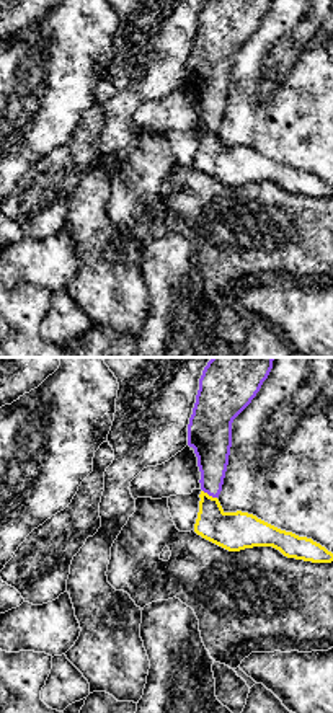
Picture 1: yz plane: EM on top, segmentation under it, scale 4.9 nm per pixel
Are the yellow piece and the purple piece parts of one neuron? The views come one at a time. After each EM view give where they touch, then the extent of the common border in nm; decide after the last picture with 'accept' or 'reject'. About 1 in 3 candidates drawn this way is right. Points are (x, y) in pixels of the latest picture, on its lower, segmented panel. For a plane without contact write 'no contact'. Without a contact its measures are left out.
meets yellow at (208, 495); contact 80 nm long

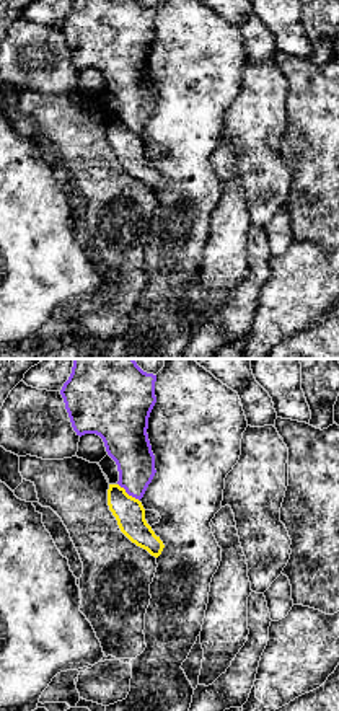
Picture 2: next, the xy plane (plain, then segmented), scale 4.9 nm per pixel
meets yellow at (127, 494); contact 140 nm long

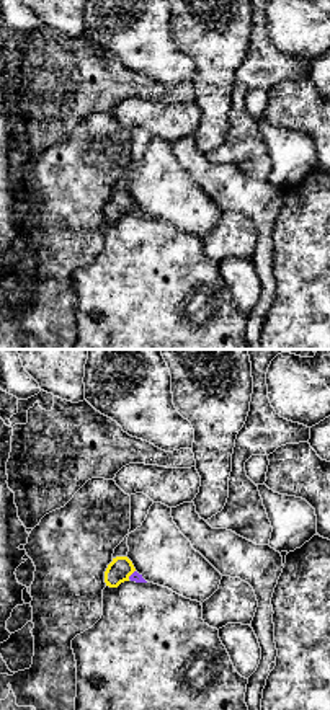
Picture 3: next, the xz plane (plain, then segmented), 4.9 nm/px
meets yellow at (131, 573); contact 60 nm long

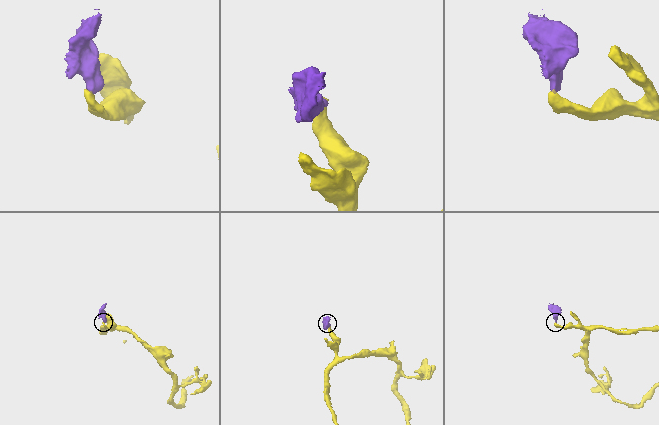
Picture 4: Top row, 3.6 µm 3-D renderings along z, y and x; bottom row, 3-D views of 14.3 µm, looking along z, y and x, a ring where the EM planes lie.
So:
reject

